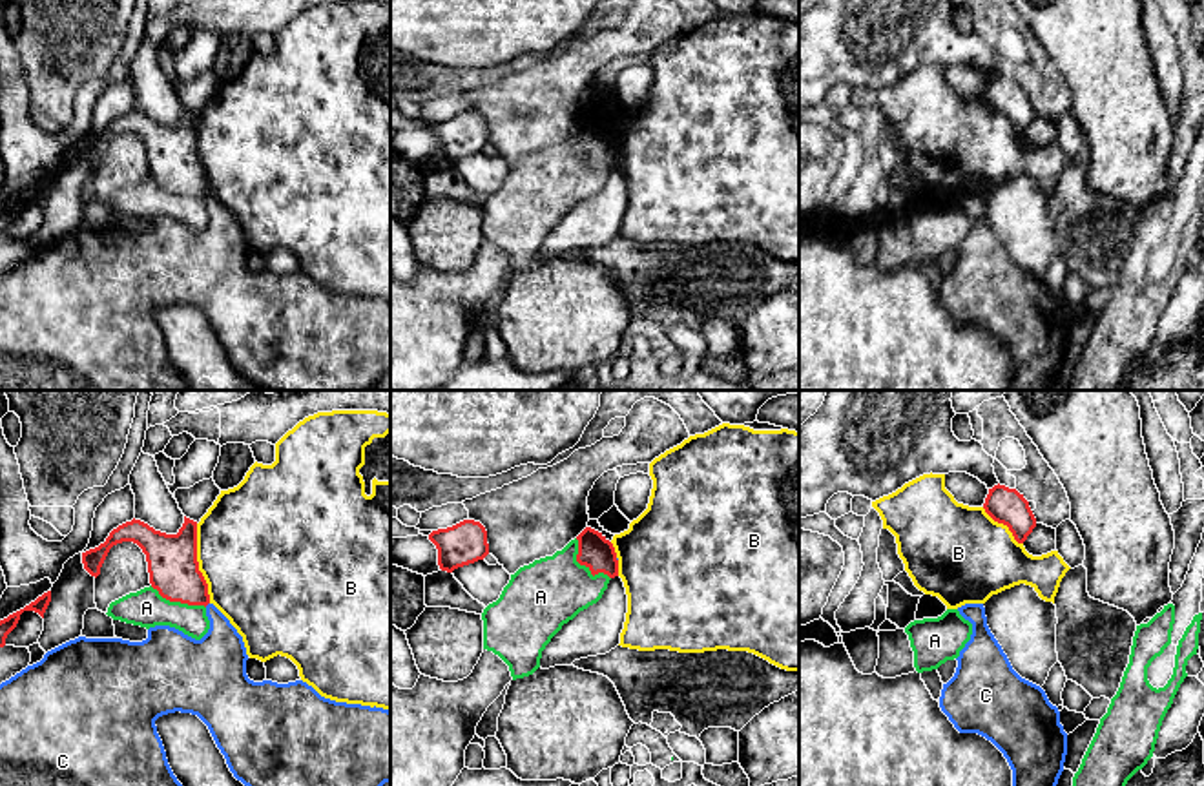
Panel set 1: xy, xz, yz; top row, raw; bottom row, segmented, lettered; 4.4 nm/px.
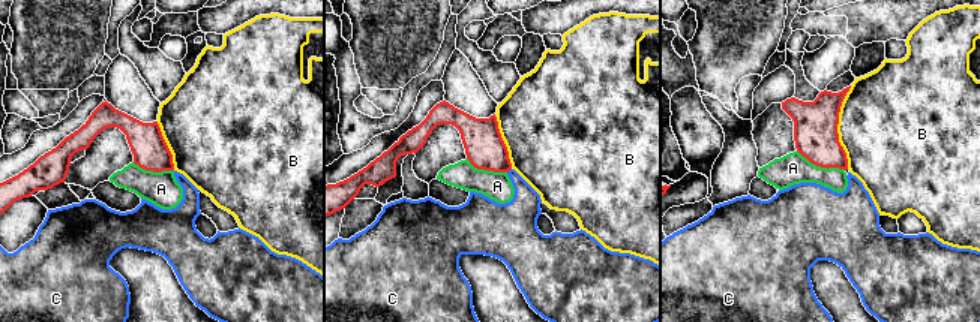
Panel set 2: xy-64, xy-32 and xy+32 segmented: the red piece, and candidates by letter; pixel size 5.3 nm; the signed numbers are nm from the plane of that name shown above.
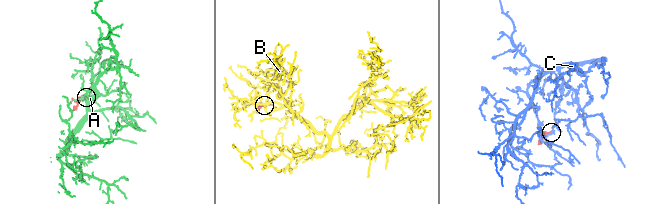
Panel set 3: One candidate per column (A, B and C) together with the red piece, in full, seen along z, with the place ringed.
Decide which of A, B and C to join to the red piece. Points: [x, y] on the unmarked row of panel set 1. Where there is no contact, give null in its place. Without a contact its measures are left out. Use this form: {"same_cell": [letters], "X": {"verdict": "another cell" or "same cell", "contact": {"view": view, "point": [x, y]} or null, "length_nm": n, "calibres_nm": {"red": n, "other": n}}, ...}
{"same_cell": [], "A": {"verdict": "another cell", "contact": {"view": "xz", "point": [582, 155]}, "length_nm": 240, "calibres_nm": {"red": 150, "other": 300}}, "B": {"verdict": "another cell", "contact": {"view": "xy", "point": [197, 155]}, "length_nm": 360, "calibres_nm": {"red": 220, "other": 500}}, "C": {"verdict": "another cell", "contact": {"view": "xy", "point": [207, 196]}, "length_nm": 30, "calibres_nm": {"red": 220, "other": 240}}}

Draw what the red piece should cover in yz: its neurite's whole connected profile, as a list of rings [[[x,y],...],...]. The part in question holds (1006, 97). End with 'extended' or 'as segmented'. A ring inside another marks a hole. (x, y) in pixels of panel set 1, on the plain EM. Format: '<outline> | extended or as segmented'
[[[994,77],[983,100],[994,113],[1007,117],[1018,135],[1023,135],[1036,119],[1029,93],[1016,80]]] | as segmented

